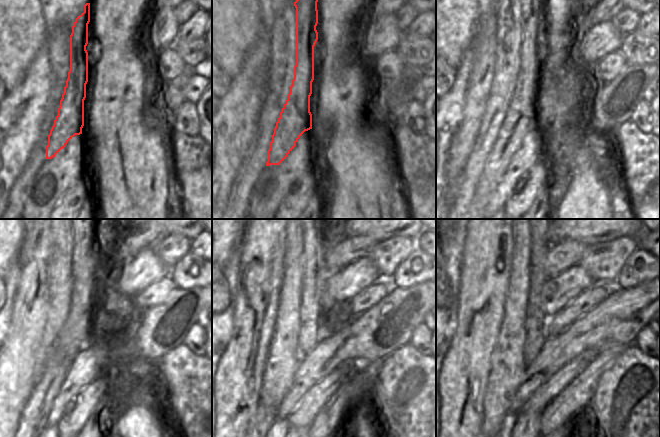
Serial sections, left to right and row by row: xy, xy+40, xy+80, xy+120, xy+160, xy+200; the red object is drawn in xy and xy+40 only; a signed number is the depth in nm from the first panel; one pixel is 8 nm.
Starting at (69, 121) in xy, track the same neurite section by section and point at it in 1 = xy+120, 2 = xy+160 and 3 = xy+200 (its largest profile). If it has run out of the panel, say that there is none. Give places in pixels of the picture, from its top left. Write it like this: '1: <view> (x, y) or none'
1: xy+120 (87, 273)
2: xy+160 (314, 272)
3: xy+200 (538, 244)

